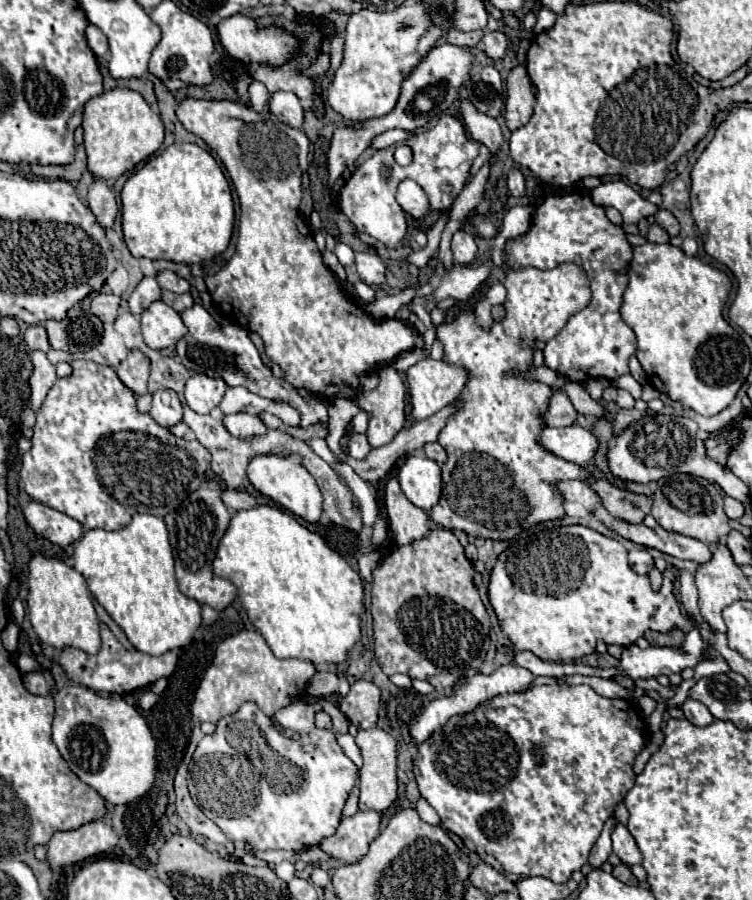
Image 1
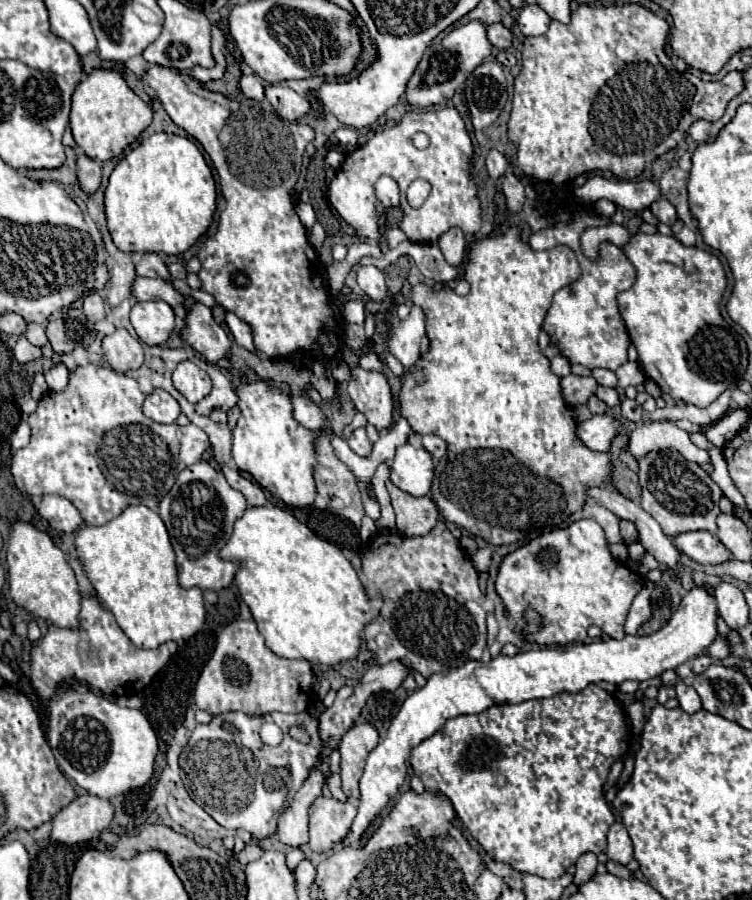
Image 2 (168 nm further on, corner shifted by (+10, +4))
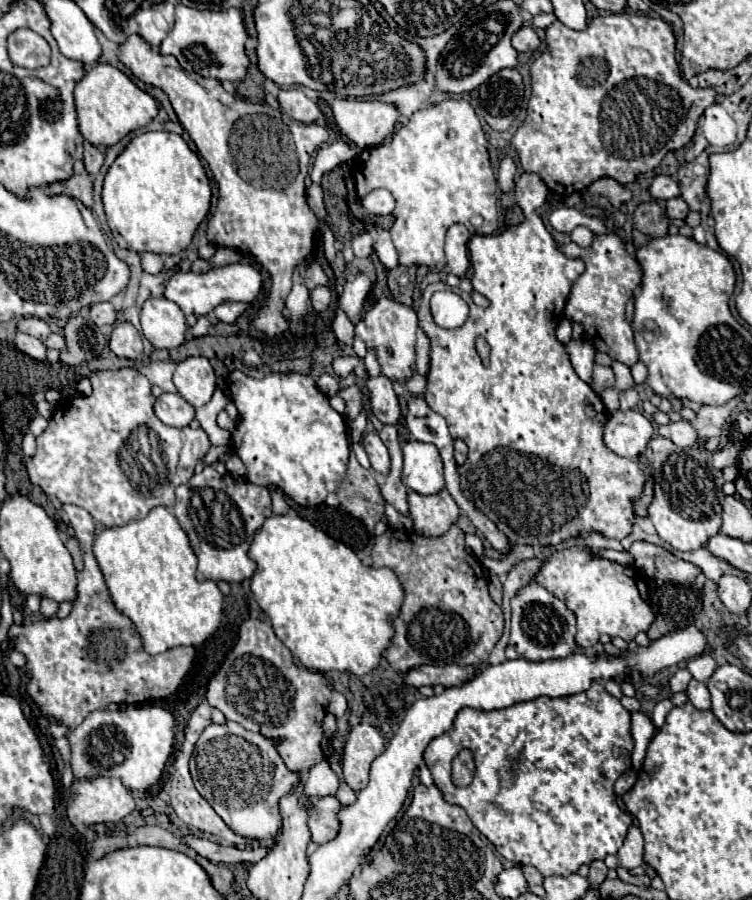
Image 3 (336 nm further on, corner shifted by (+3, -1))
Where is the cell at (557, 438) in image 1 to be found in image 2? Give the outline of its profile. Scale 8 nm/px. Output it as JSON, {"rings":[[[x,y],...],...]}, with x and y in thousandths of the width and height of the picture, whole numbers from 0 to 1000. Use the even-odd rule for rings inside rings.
{"rings":[[[805,458],[805,460],[791,460],[783,467],[770,471],[767,484],[778,496],[794,502],[810,502],[813,491],[818,489],[820,482],[826,482],[828,471],[820,462]]]}

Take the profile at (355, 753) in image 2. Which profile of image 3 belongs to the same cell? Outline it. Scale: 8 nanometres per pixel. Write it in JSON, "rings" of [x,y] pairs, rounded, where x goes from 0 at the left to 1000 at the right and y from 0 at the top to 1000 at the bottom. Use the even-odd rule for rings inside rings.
{"rings":[[[479,803],[465,810],[457,830],[457,863],[468,879],[481,879],[489,870],[492,848],[511,834],[511,819],[495,806]]]}

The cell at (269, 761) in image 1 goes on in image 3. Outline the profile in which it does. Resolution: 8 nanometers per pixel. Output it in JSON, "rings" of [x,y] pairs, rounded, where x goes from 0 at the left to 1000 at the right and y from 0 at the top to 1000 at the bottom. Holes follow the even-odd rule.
{"rings":[[[301,801],[298,806],[277,806],[261,823],[253,848],[253,861],[261,879],[279,892],[290,908],[322,930],[356,934],[375,919],[372,888],[396,872],[399,863],[375,846],[367,826],[348,814],[324,810],[319,803]],[[279,834],[279,837],[277,837]],[[359,848],[364,861],[359,866]]]}

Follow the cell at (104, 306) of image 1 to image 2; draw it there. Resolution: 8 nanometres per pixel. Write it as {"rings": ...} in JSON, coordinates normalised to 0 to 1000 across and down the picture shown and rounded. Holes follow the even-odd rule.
{"rings":[[[116,327],[110,333],[110,349],[121,356],[137,356],[140,353],[140,333],[132,327]]]}

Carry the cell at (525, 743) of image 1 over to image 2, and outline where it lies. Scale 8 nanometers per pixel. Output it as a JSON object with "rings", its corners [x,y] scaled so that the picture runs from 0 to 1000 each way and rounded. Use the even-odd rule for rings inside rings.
{"rings":[[[786,760],[786,762],[781,762],[781,767],[773,767],[770,771],[746,769],[738,776],[719,776],[719,778],[711,778],[711,780],[693,780],[693,782],[685,782],[685,784],[680,784],[680,782],[653,784],[653,789],[645,789],[640,793],[605,796],[605,798],[594,800],[589,811],[578,813],[573,820],[563,822],[557,829],[549,831],[547,851],[549,851],[552,860],[563,867],[565,878],[573,878],[573,880],[584,878],[592,884],[597,884],[597,889],[605,896],[610,911],[621,918],[626,929],[637,933],[637,938],[648,944],[648,949],[656,951],[656,956],[674,958],[690,969],[711,971],[711,973],[719,973],[719,976],[743,976],[754,969],[757,962],[762,962],[767,958],[767,953],[773,949],[778,949],[778,947],[797,949],[807,942],[805,929],[807,929],[810,918],[818,913],[818,907],[815,907],[815,902],[813,902],[813,898],[805,889],[802,873],[805,873],[807,862],[813,858],[813,849],[818,844],[823,844],[834,833],[836,833],[836,829],[834,829],[834,800],[828,796],[826,784],[820,782],[820,778],[810,769],[805,769],[794,760]]]}

